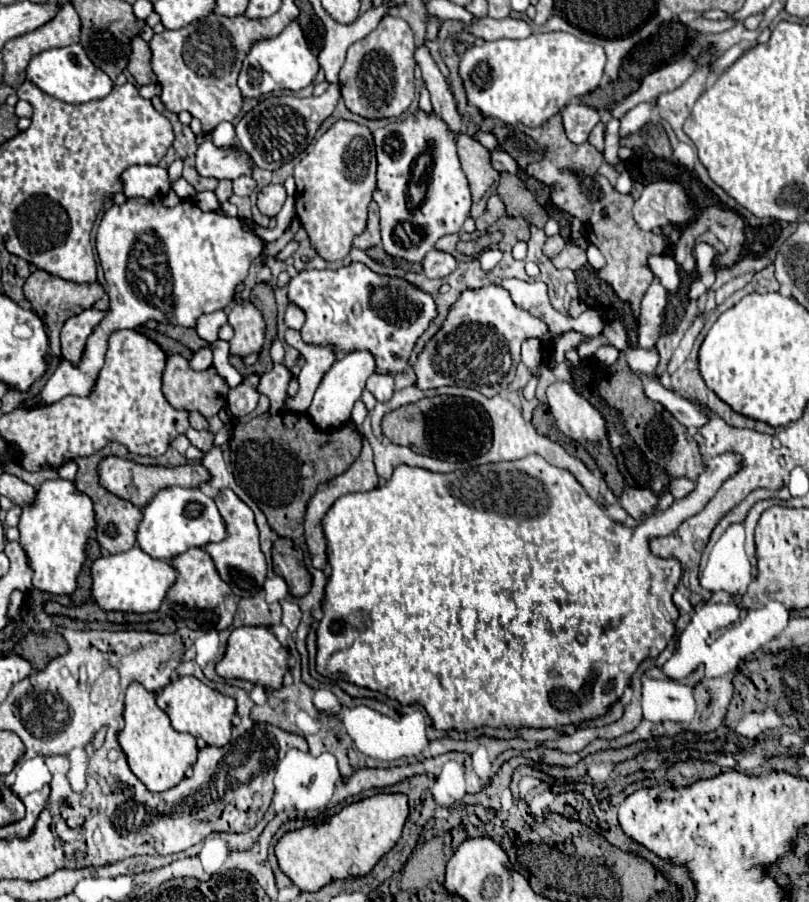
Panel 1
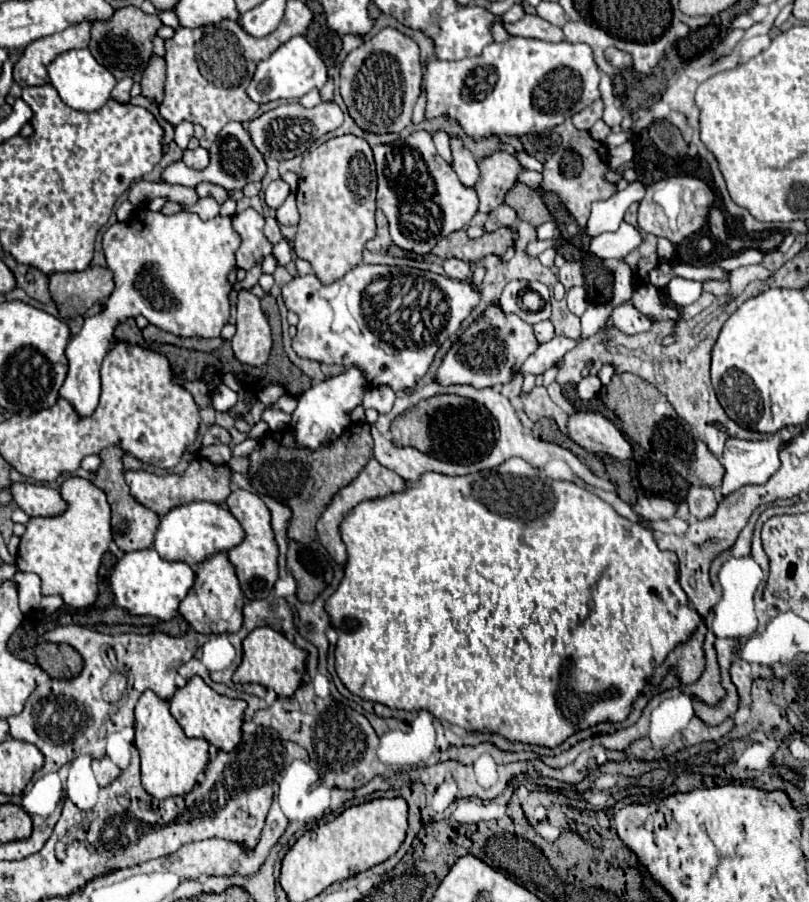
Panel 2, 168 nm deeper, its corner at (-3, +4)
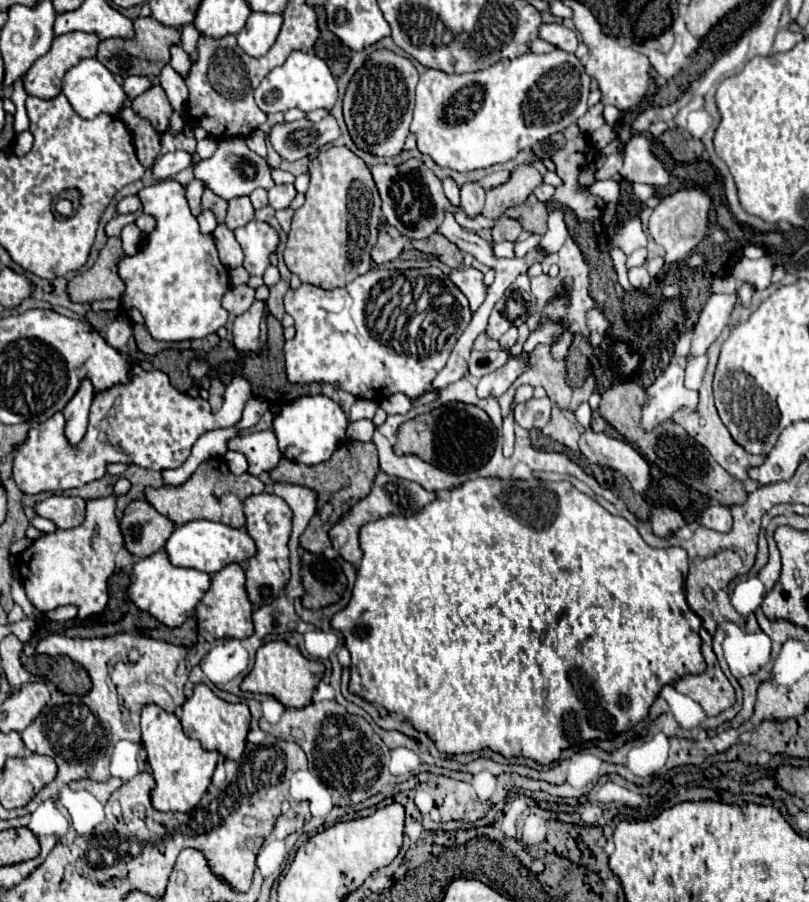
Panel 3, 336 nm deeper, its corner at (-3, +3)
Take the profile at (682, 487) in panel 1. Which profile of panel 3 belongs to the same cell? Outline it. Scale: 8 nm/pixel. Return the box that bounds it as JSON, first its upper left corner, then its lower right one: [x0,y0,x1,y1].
[699,503,731,531]

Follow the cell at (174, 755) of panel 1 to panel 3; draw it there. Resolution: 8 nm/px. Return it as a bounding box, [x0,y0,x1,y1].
[141,703,219,811]

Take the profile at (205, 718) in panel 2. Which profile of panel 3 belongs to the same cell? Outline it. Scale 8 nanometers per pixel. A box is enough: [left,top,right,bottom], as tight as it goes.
[179,683,251,761]

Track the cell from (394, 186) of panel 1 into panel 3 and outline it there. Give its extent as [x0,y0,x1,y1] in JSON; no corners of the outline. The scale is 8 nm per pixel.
[371,157,493,241]

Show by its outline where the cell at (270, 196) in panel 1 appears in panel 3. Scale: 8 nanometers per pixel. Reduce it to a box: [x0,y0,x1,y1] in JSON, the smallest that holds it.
[269,183,297,209]

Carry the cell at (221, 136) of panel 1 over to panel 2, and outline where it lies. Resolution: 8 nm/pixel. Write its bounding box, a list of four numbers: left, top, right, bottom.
[163,122,267,192]

